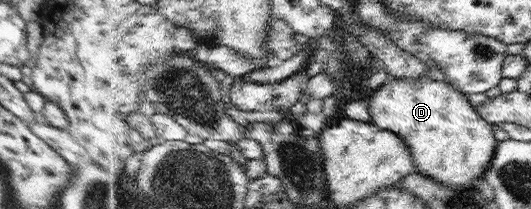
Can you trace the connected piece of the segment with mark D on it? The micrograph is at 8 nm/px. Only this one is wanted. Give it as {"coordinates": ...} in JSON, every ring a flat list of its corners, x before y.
{"coordinates":[[430,75,422,79,388,79,386,83,370,98,373,121,398,133,410,144,417,171,464,191,473,188,480,178,485,178,500,141,494,124,470,103,468,95,447,80,436,81]]}

